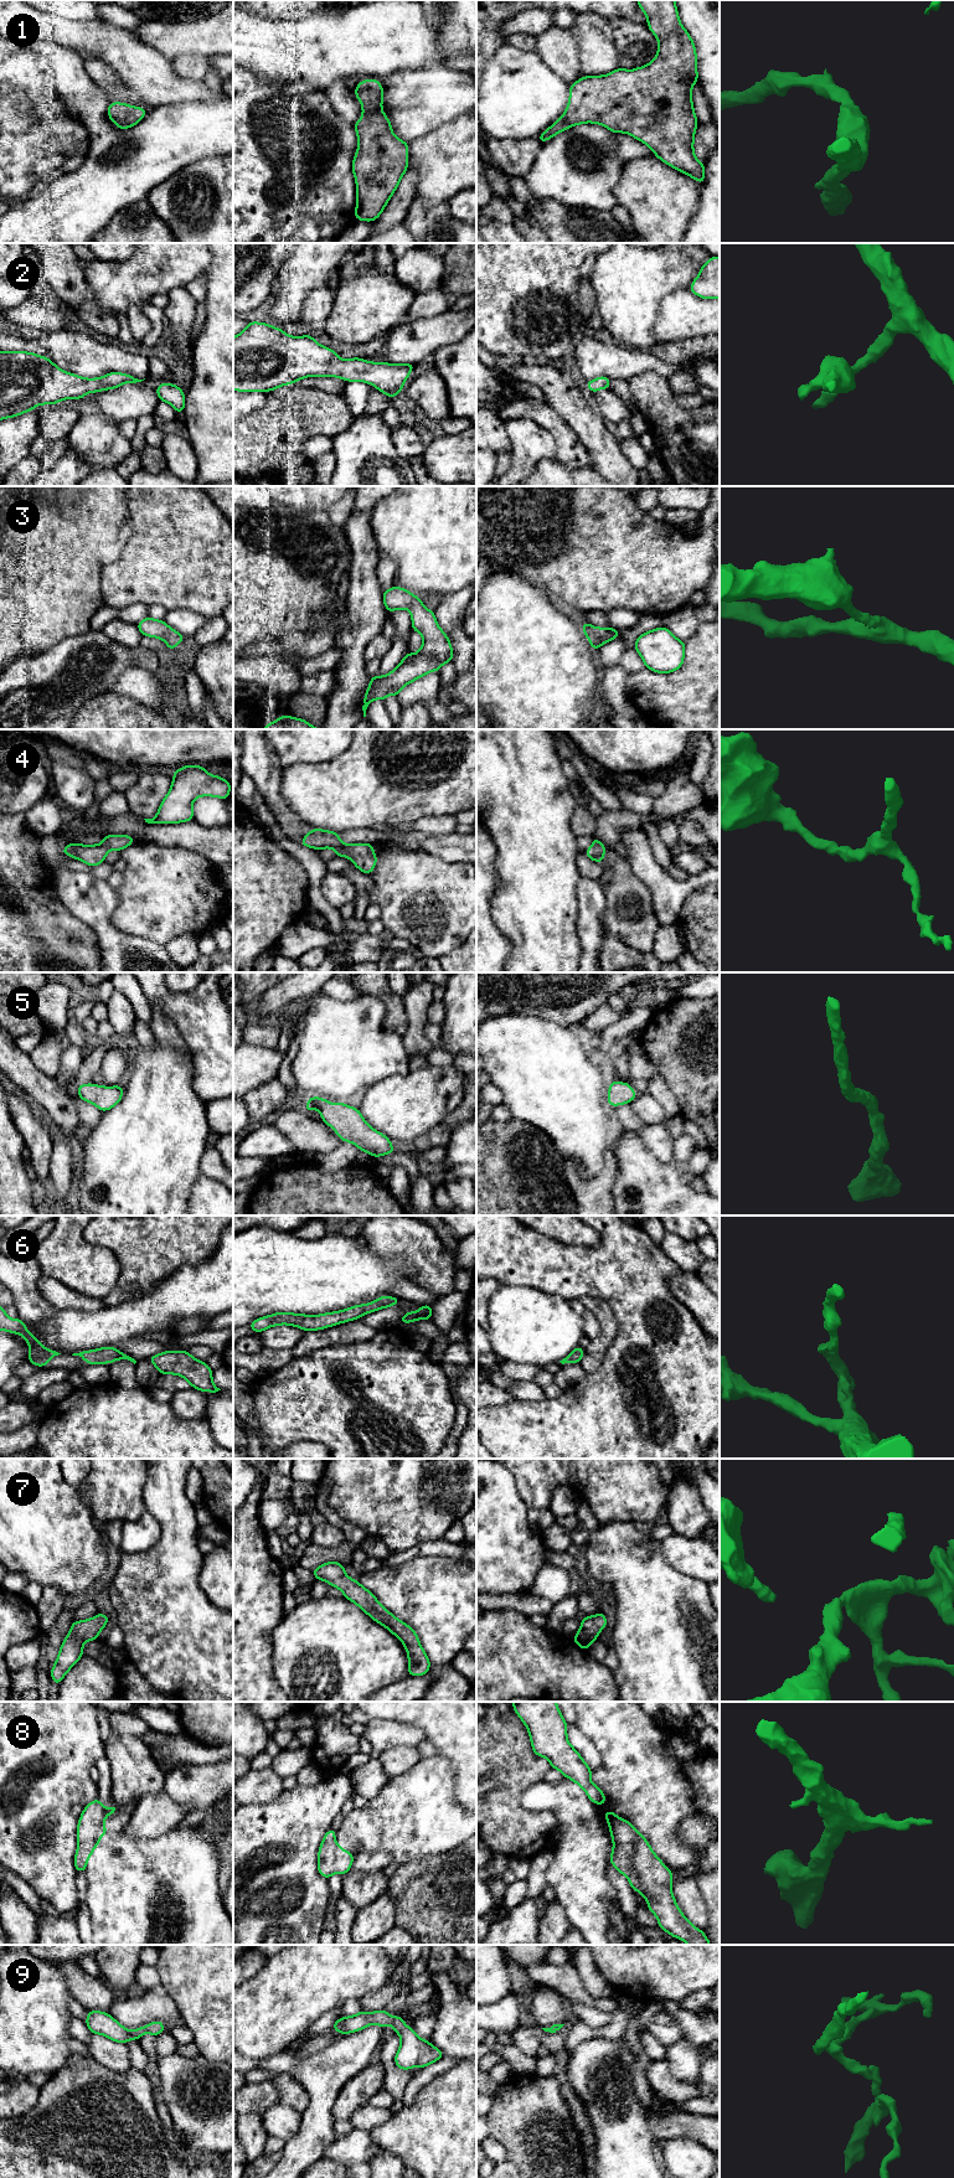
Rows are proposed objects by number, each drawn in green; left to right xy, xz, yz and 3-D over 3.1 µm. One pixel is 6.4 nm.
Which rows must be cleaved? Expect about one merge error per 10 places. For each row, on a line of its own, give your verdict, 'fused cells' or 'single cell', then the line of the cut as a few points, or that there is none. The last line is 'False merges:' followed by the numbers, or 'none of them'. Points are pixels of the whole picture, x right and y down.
1: single cell | no cut
2: single cell | no cut
3: single cell | no cut
4: single cell | no cut
5: single cell | no cut
6: single cell | no cut
7: single cell | no cut
8: single cell | no cut
9: single cell | no cut
False merges: none of them

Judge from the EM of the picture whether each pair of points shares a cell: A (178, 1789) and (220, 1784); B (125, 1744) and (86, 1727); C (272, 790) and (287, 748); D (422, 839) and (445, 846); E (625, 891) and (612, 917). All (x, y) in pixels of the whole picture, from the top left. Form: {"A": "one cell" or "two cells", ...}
{"A": "one cell", "B": "two cells", "C": "two cells", "D": "one cell", "E": "one cell"}

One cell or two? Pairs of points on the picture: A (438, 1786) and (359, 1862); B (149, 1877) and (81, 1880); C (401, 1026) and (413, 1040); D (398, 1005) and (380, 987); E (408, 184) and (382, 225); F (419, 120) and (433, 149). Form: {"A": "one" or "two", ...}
{"A": "two", "B": "two", "C": "two", "D": "one", "E": "one", "F": "two"}

